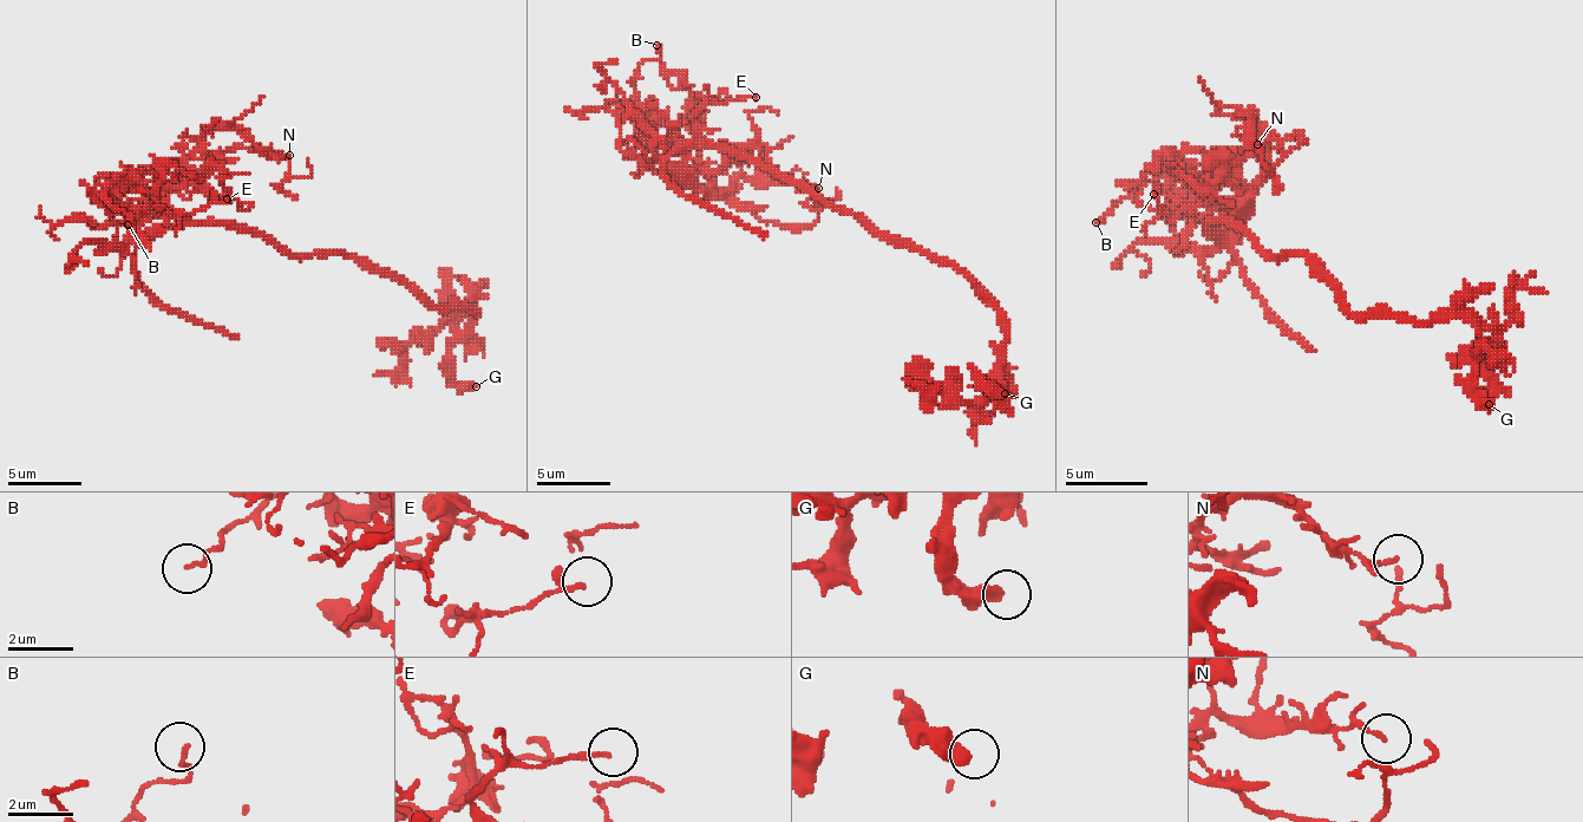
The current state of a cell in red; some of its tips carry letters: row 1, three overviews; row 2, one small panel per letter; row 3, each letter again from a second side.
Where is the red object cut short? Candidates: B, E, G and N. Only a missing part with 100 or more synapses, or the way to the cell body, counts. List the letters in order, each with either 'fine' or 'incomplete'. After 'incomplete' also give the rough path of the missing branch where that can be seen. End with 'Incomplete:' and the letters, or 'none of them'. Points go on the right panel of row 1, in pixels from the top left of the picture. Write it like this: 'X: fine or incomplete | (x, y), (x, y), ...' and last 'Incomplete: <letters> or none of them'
B: fine
E: fine
G: fine
N: fine
Incomplete: none of them

